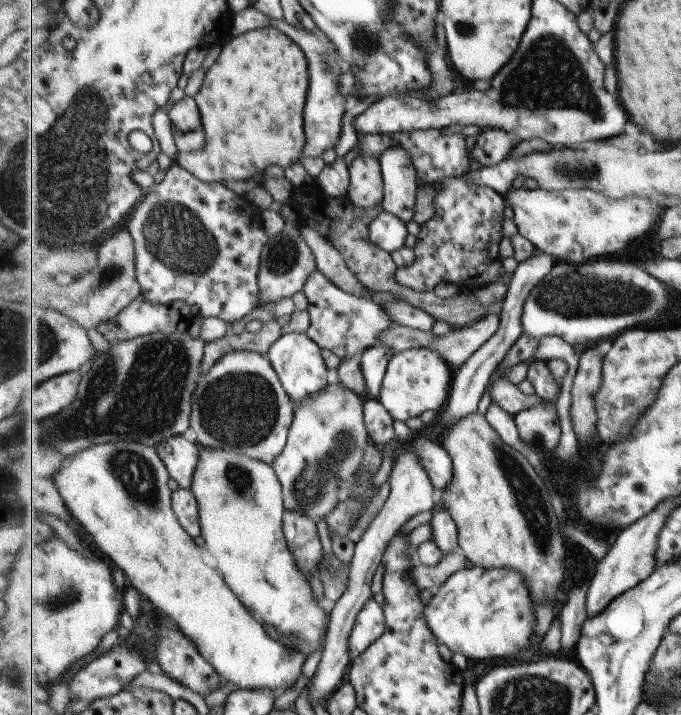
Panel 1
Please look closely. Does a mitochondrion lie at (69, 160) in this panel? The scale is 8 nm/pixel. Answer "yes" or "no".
yes

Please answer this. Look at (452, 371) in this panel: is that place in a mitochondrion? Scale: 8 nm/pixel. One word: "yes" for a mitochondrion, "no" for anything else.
no

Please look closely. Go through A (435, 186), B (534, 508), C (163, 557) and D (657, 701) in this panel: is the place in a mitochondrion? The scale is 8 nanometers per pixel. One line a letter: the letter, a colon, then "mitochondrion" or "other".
A: other
B: mitochondrion
C: other
D: other

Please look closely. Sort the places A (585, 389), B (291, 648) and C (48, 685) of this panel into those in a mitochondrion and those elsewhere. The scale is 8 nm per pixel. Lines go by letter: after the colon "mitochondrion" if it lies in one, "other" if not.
A: mitochondrion
B: other
C: other

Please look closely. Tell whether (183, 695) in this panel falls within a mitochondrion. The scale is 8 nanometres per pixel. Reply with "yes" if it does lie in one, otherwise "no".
no

